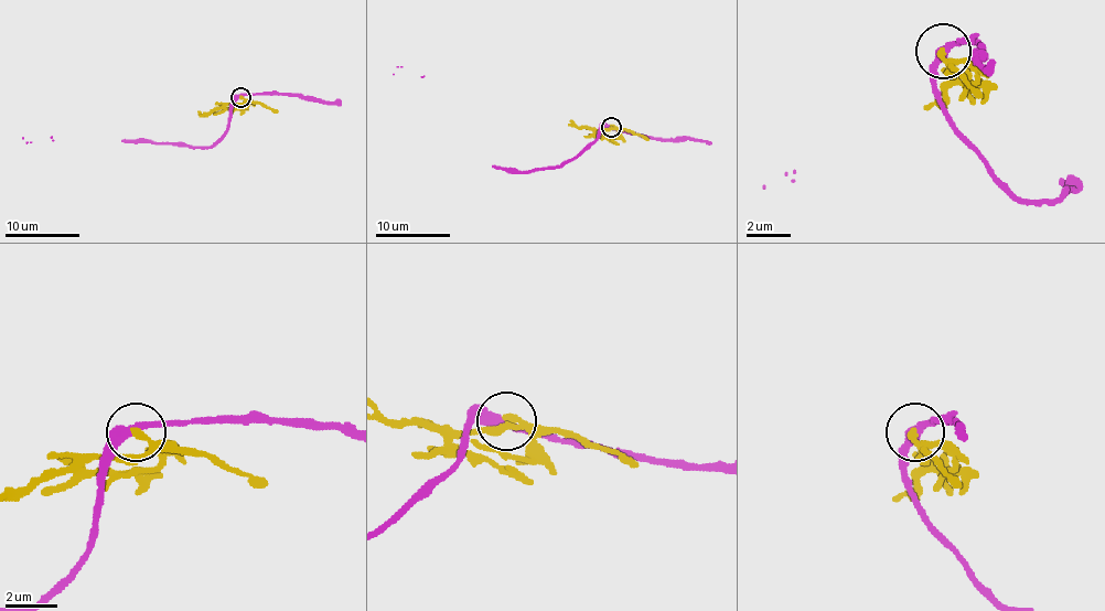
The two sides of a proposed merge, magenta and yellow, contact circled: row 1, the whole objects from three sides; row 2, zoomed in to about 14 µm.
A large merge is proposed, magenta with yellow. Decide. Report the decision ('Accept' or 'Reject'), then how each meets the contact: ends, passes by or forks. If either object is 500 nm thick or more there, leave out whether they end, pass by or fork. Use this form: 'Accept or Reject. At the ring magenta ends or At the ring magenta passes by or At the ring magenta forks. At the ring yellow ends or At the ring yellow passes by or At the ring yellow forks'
Reject. At the ring magenta passes by. At the ring yellow passes by

